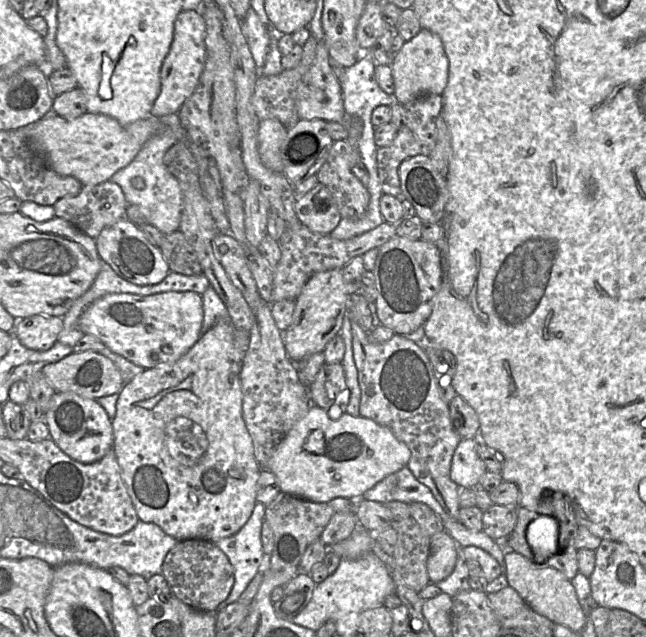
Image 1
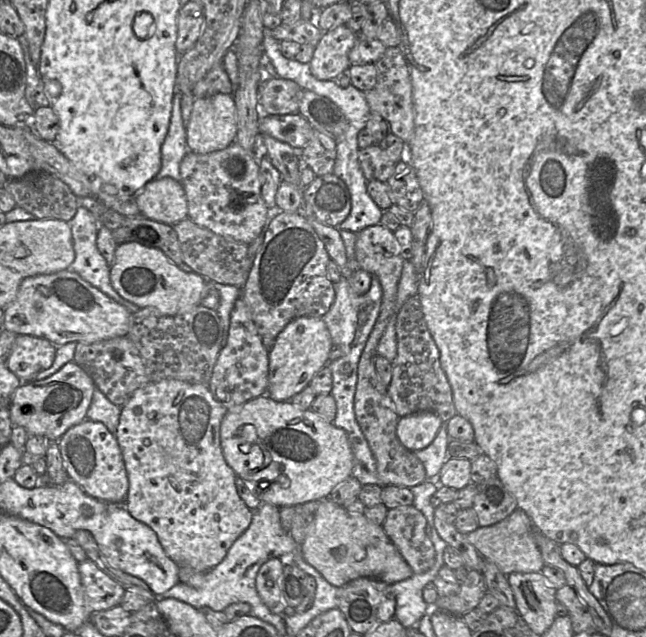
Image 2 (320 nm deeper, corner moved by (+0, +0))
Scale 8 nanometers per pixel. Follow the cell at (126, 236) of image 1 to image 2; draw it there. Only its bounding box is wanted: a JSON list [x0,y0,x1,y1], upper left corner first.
[110,242,209,316]

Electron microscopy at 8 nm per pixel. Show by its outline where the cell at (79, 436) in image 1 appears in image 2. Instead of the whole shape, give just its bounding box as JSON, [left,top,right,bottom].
[58,420,128,505]

